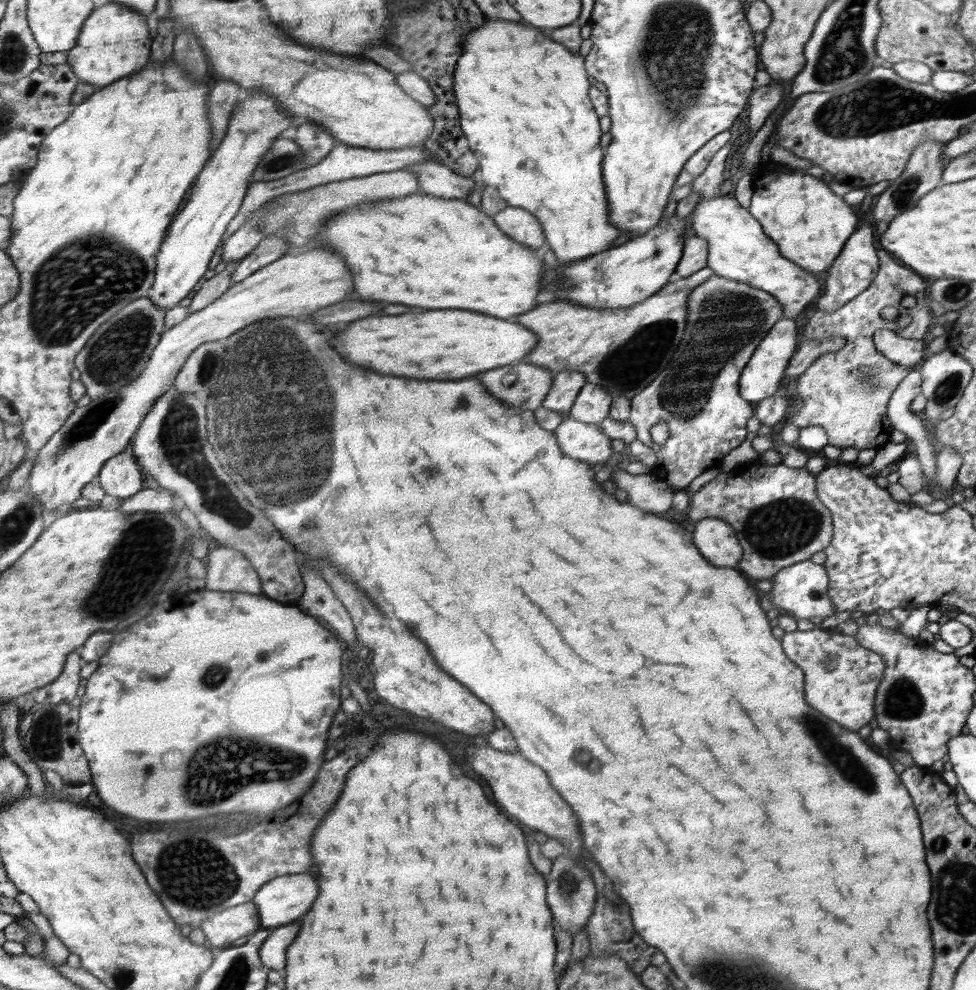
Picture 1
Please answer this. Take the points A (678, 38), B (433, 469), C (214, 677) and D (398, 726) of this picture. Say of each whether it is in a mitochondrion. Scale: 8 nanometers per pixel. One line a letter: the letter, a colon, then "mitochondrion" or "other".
A: mitochondrion
B: mitochondrion
C: mitochondrion
D: other

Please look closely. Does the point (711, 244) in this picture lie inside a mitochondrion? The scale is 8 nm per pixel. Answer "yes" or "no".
no

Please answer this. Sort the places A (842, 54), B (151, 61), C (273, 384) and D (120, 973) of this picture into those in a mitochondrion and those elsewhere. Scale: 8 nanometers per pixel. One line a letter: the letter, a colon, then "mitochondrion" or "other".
A: mitochondrion
B: other
C: mitochondrion
D: mitochondrion

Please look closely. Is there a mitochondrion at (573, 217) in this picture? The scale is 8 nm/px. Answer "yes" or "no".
no

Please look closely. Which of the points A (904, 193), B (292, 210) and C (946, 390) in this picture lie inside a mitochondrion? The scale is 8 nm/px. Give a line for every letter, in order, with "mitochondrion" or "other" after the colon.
A: mitochondrion
B: other
C: mitochondrion

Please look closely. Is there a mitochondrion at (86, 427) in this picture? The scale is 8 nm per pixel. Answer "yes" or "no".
yes

